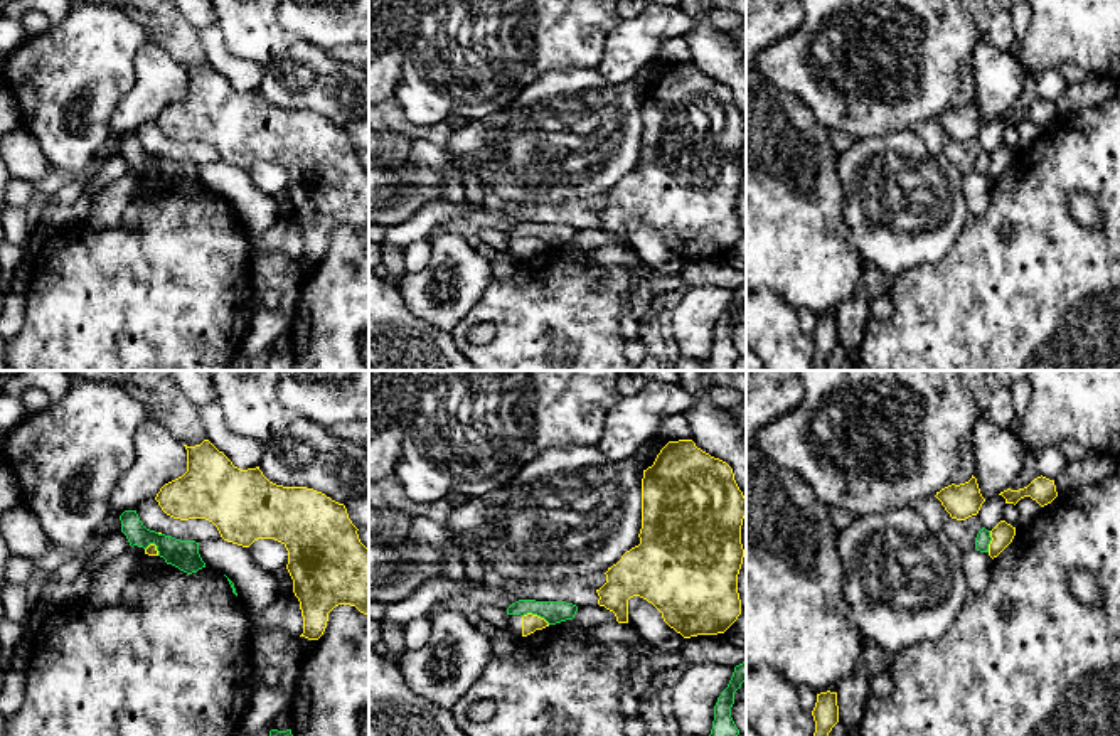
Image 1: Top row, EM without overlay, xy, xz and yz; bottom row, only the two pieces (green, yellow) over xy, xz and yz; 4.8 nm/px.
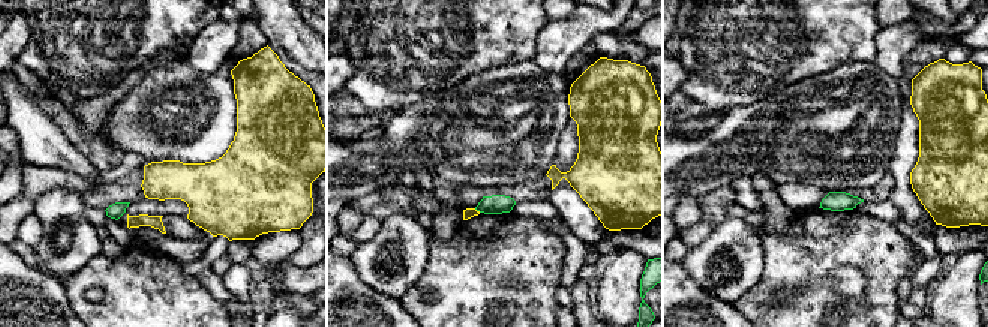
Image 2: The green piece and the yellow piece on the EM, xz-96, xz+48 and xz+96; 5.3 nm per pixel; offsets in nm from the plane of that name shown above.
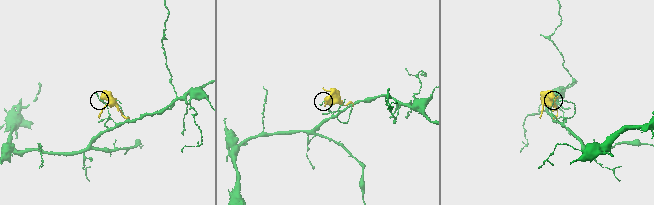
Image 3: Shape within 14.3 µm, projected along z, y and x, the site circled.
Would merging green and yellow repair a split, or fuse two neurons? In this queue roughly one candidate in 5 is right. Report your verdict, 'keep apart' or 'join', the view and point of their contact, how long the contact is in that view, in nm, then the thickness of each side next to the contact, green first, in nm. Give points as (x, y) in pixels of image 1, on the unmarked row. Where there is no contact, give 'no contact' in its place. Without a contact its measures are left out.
keep apart | xz (536, 236) | 140 nm | 110/80 nm

